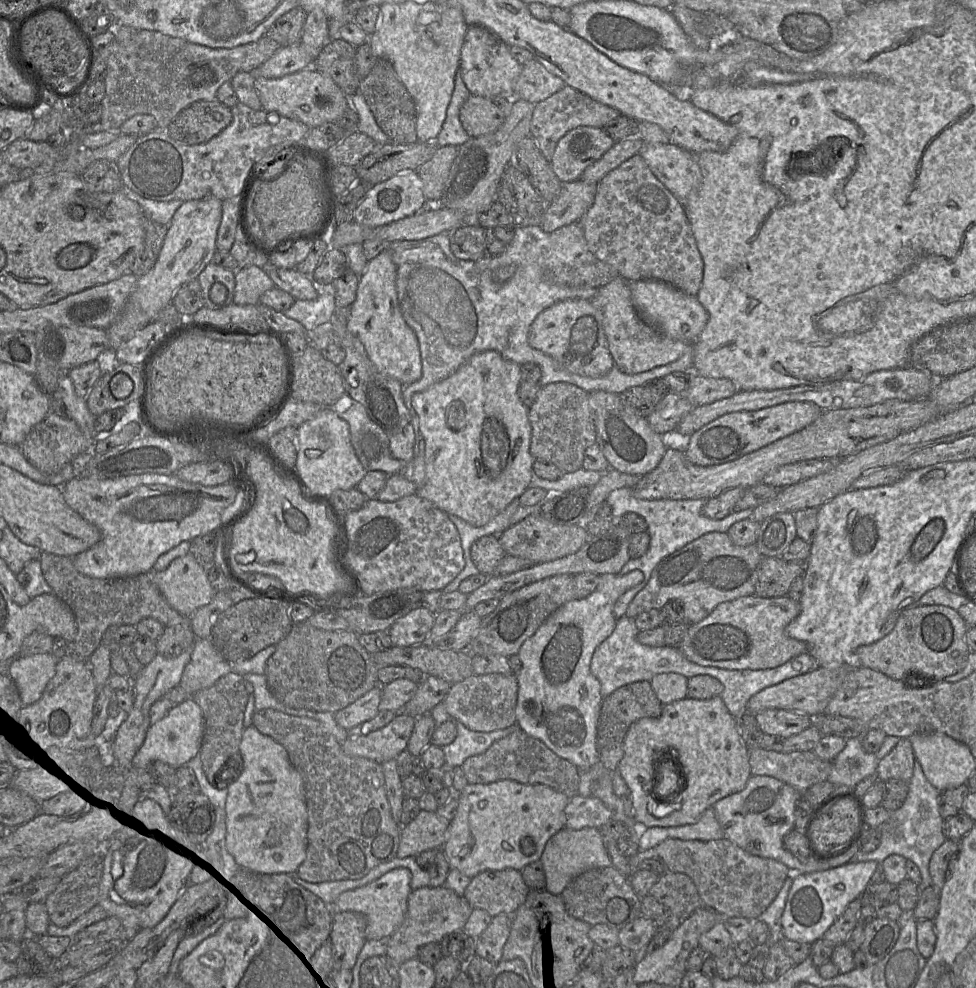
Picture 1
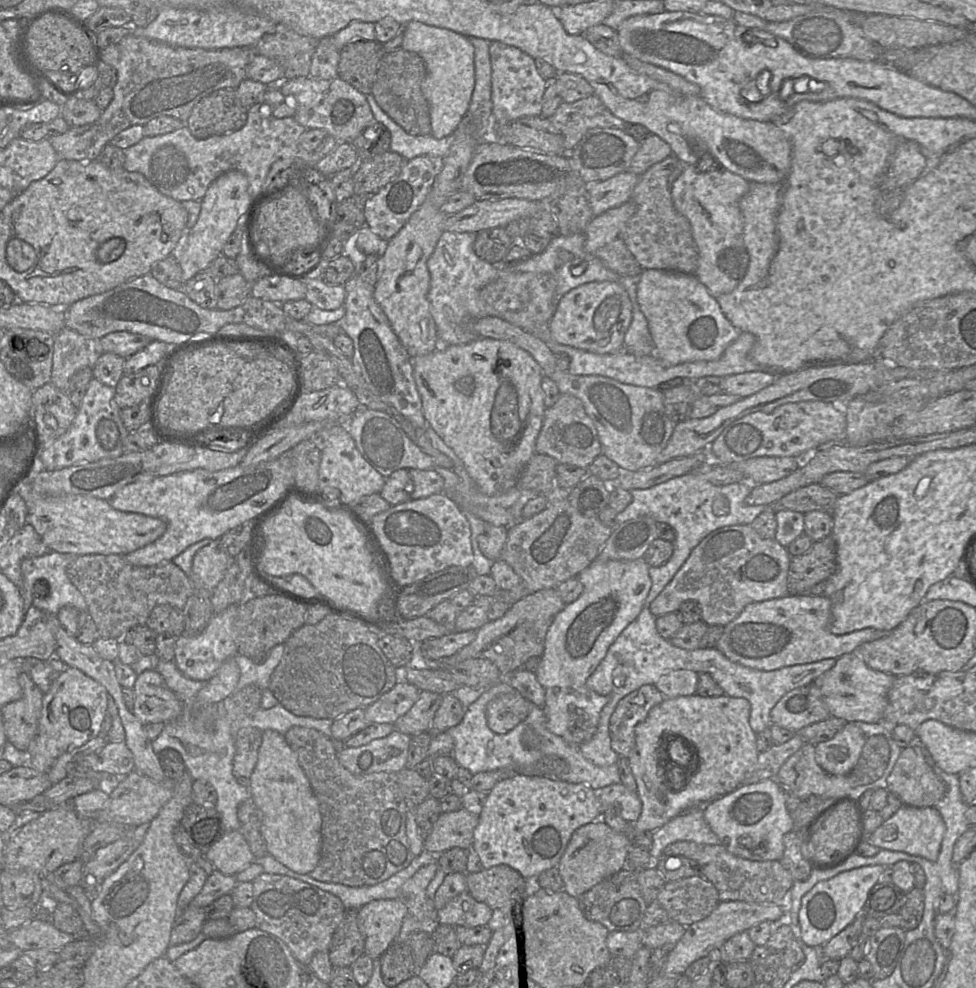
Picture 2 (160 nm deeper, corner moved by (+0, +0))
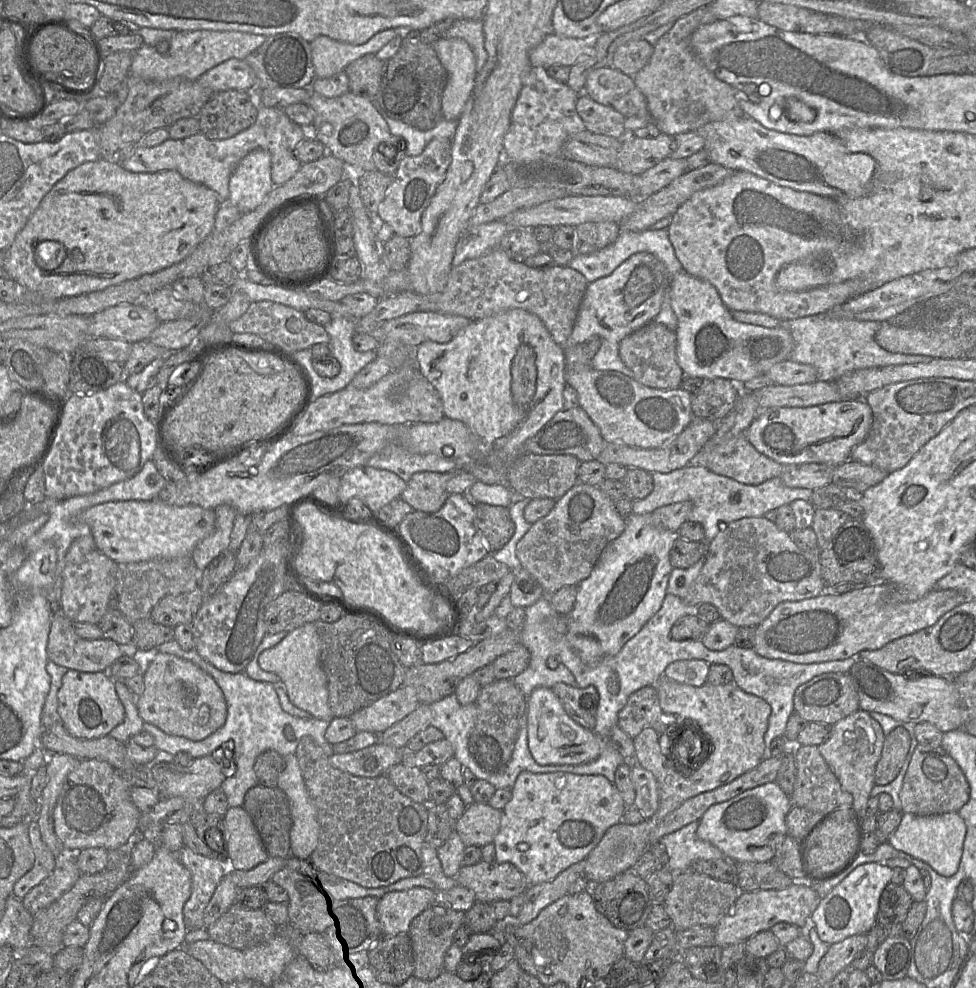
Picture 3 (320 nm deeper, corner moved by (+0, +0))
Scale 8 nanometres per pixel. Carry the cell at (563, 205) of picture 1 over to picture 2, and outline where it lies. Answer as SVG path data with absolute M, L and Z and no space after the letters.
M622 172L607 180L587 184L585 194L594 216L630 201L639 176Z

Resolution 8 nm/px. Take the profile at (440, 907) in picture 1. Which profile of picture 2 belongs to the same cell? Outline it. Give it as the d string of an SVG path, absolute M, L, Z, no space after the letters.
M467 891L451 899L437 911L439 924L452 927L487 926L492 909L486 904L475 900Z

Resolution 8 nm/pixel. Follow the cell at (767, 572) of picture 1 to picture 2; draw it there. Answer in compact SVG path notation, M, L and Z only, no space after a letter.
M832 535L817 541L803 555L791 557L787 587L789 595L809 594L816 584L829 579L837 568L837 544Z

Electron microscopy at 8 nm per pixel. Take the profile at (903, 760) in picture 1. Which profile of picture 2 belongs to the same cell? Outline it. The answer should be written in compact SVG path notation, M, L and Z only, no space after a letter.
M918 740L914 746L902 749L891 773L887 777L887 789L888 792L896 794L903 805L917 808L935 807L947 791L944 781L925 761L923 746L920 745Z

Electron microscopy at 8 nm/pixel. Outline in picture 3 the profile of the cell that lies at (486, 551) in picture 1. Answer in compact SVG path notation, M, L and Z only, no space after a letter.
M486 503L475 504L475 526L490 553L500 550L515 532L515 525L508 508Z

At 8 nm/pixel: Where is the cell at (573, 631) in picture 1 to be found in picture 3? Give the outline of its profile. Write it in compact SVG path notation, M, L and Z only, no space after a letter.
M651 513L637 514L626 520L622 534L604 548L589 577L577 586L573 609L568 615L562 615L567 619L567 641L583 662L594 664L603 657L617 654L660 610L673 570L670 551L678 538L678 532L656 526Z

